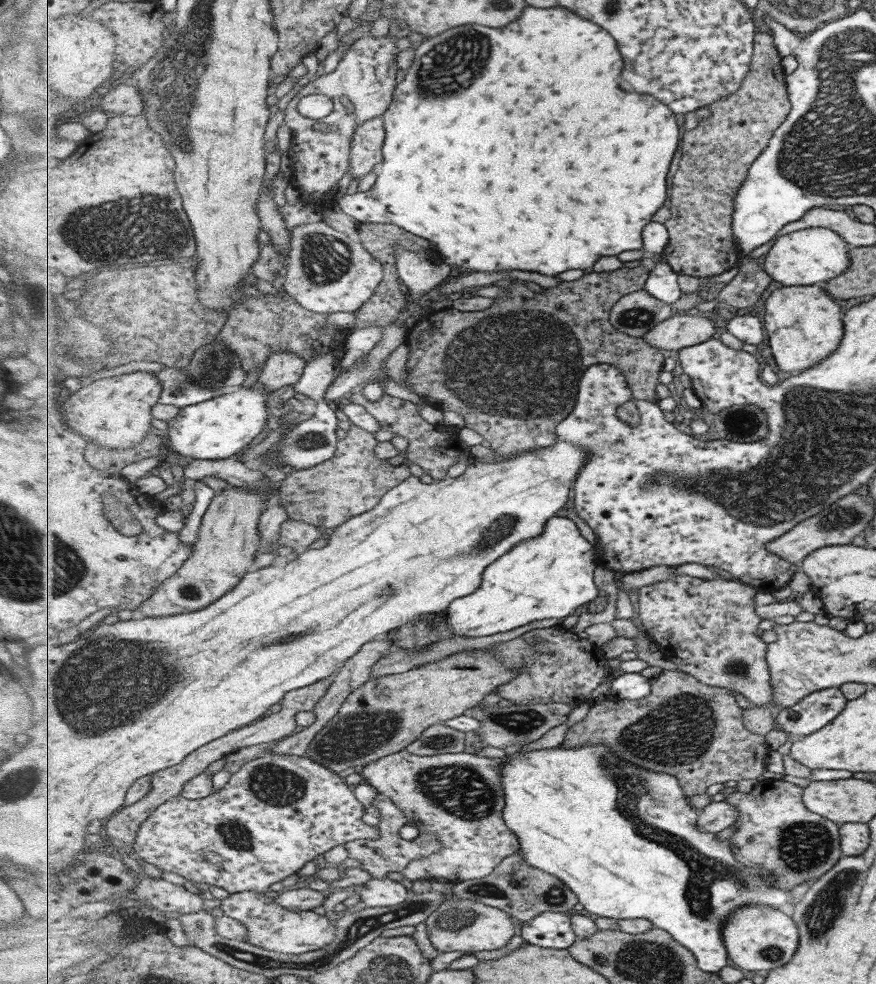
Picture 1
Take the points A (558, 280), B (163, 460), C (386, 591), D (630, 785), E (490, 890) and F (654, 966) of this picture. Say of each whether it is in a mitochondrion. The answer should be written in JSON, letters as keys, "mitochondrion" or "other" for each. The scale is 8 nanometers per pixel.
{"A":"other","B":"other","C":"mitochondrion","D":"mitochondrion","E":"mitochondrion","F":"mitochondrion"}

